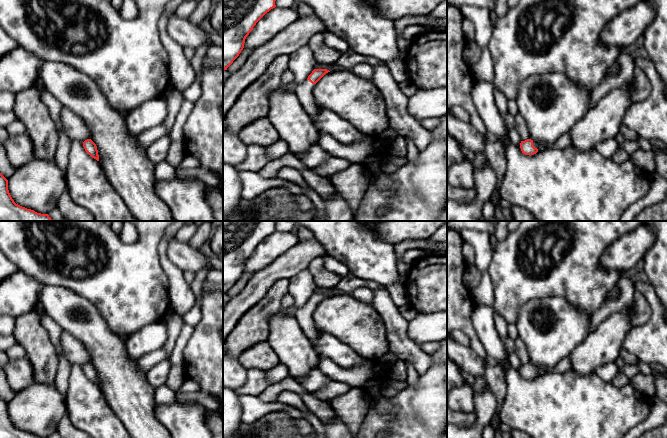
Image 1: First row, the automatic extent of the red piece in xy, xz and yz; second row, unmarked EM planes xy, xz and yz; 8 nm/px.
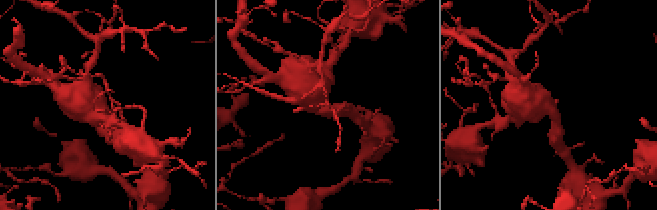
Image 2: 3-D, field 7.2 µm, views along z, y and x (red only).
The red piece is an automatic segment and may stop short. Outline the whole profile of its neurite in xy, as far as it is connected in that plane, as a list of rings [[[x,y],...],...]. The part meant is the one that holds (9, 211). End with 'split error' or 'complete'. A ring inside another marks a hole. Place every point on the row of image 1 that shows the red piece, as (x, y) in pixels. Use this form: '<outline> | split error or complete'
[[[0,173],[0,221],[54,221],[48,214],[37,213],[14,202],[9,190],[8,180]]] | complete

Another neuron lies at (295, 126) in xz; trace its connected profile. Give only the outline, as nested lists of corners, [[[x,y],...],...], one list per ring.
[[[284,86],[272,91],[269,95],[268,119],[288,145],[289,152],[298,156],[318,144],[319,132],[311,116],[303,109],[294,91],[287,91]]]

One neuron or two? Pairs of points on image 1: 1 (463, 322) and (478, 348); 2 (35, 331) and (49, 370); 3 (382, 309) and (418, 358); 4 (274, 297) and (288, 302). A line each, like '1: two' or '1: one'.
1: one
2: one
3: one
4: two

